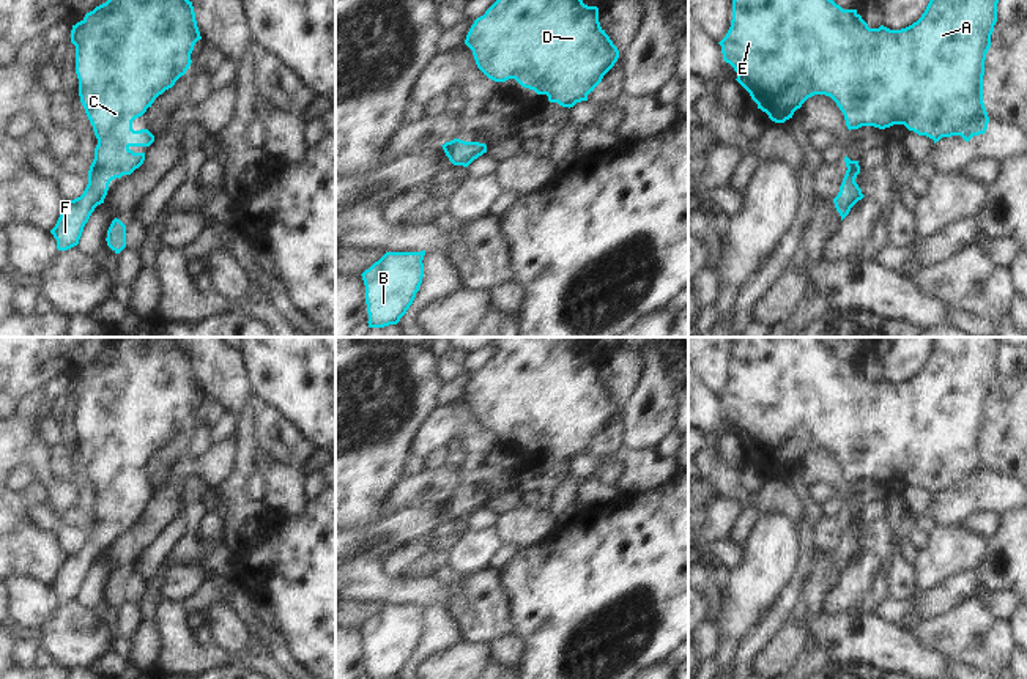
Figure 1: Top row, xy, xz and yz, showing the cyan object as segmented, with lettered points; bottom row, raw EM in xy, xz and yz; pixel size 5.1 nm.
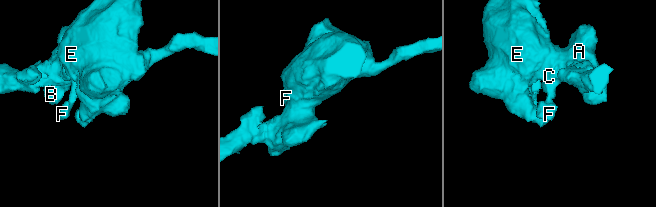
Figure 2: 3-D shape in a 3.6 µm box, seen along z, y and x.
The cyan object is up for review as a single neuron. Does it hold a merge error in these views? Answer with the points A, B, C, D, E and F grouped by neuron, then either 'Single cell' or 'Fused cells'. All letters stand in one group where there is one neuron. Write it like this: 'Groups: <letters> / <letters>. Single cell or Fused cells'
Groups: A B C D E F. Single cell

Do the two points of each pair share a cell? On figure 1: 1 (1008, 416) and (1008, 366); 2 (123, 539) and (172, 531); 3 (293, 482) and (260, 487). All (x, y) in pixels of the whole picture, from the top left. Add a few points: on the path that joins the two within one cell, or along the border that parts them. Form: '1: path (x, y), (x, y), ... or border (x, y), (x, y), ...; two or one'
1: border (997, 372), (1010, 375); two
2: border (181, 509), (140, 550), (136, 561); two
3: border (259, 470), (266, 478), (263, 498); two

